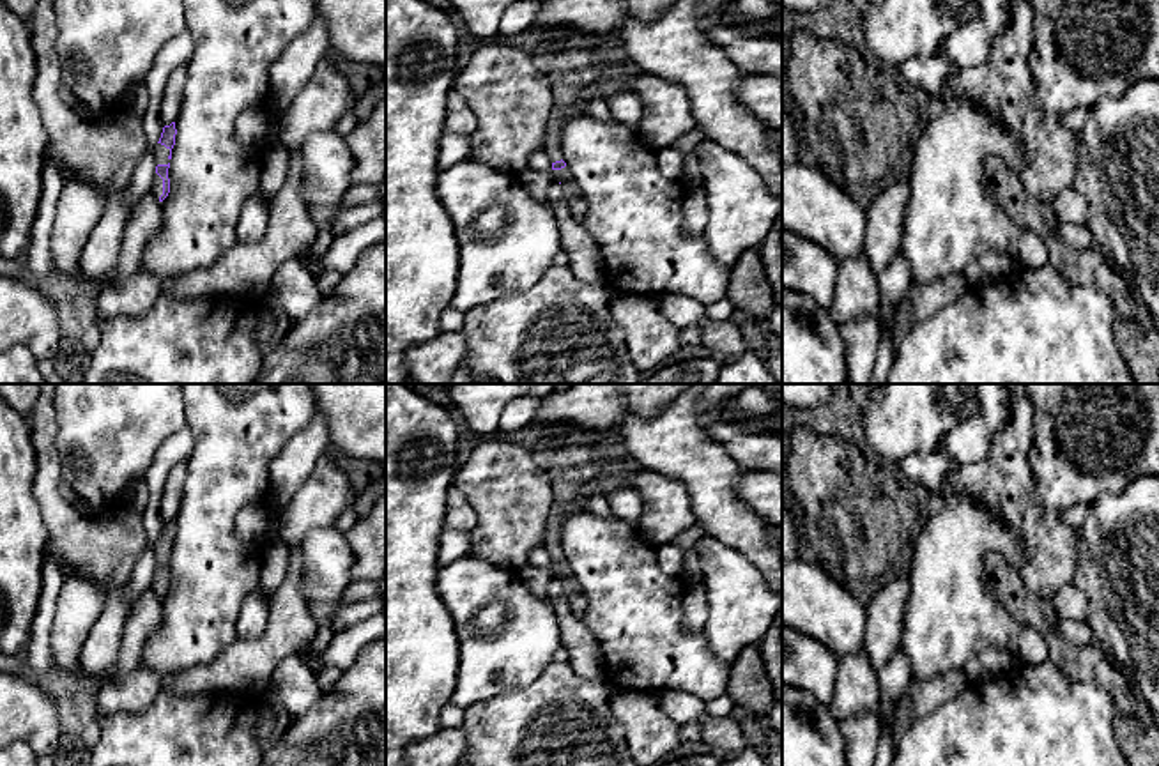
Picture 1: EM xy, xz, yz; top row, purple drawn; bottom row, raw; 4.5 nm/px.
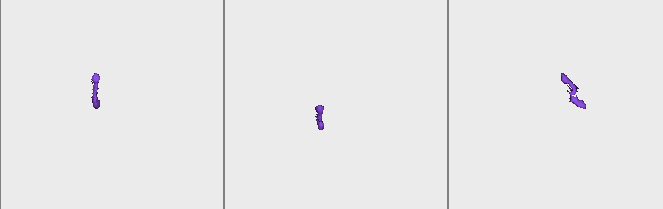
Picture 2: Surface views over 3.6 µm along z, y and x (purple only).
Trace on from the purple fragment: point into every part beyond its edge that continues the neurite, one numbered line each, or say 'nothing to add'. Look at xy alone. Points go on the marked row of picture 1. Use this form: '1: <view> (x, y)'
1: xy (161, 153)

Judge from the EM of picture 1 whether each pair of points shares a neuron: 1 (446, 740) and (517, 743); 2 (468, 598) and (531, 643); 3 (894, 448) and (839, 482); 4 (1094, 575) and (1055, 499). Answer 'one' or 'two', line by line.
1: two
2: one
3: two
4: two

